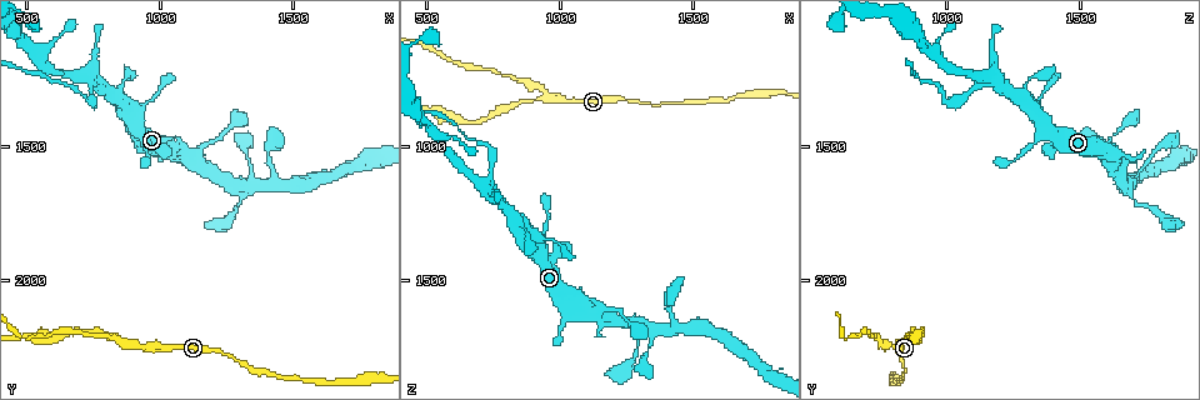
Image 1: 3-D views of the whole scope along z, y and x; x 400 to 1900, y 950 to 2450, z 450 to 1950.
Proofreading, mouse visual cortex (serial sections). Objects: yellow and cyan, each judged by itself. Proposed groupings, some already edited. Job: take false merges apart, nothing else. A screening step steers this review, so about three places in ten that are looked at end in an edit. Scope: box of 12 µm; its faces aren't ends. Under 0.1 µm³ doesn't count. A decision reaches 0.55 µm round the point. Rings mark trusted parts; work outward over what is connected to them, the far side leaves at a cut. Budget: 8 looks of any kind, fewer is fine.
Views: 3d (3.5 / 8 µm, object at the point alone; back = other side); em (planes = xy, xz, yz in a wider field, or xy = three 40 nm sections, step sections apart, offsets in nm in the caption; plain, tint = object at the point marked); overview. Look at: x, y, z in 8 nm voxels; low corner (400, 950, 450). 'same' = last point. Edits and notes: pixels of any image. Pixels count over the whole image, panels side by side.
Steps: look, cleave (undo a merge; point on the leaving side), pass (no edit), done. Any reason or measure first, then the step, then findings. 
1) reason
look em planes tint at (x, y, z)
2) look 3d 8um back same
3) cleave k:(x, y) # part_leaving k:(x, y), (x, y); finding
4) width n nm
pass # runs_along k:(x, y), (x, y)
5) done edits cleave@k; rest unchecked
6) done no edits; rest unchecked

narrows sharply
look 3d 8um at (970, 2260, 820)

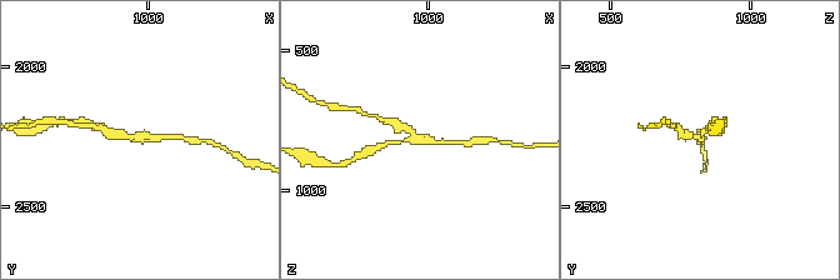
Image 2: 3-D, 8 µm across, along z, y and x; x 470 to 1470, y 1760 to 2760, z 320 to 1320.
look 3d 3.5um at (980, 2260, 820)

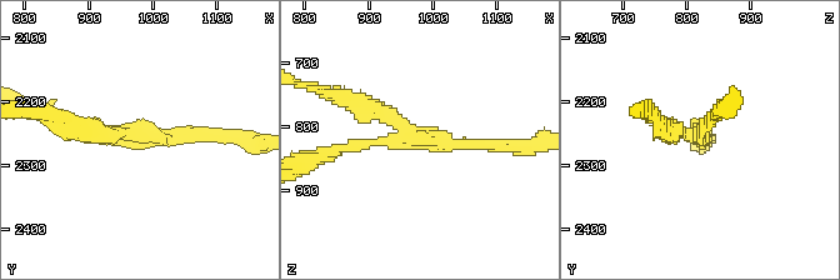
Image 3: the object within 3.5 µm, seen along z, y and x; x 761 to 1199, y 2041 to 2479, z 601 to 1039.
arm_widths 150, 150, 300 nm
cleave 3:(359, 98) # part_leaving 3:(170, 136), (116, 136), (50, 118); a second cell is stuck on

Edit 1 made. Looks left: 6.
calibre changes
look 3d 3.5um at (630, 2210, 900)

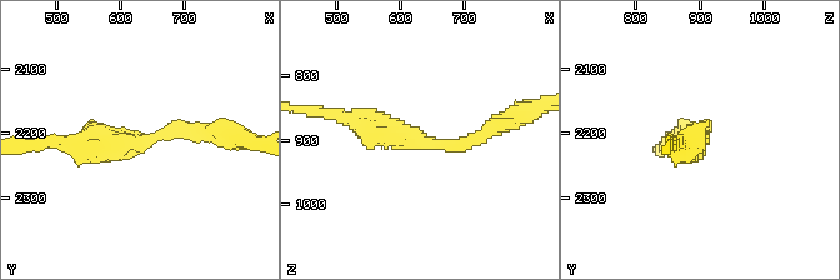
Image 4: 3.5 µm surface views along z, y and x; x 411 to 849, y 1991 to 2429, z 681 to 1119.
now the EM
look em xy step 5 plain at (625, 2215, 900)

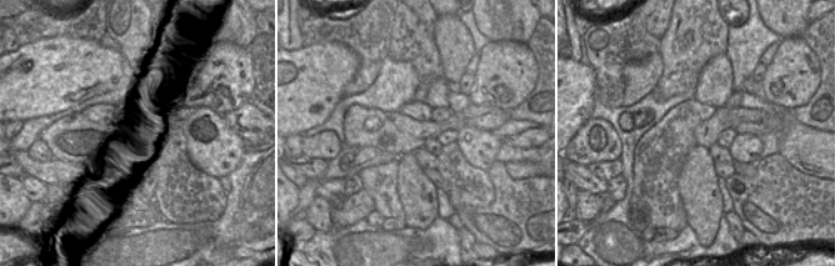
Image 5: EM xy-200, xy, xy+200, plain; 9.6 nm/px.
where the object lies
look em xy step 5 tint same

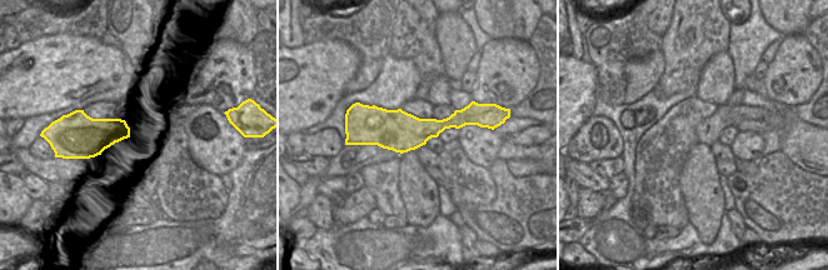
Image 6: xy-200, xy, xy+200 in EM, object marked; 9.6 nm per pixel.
width 400 nm
pass # runs_along 6:(470, 119), (435, 128), (364, 124); one cell here

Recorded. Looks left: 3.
a narrow waist
look 3d 3.5um at (740, 1230, 1170)

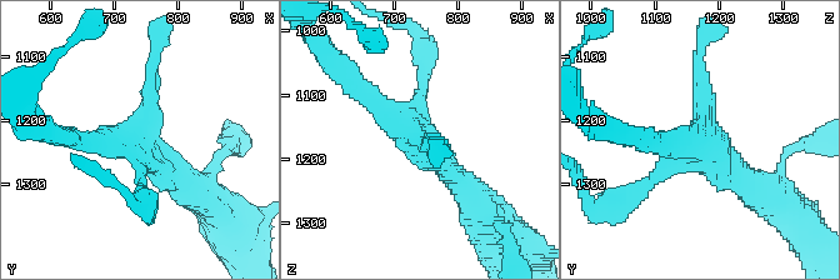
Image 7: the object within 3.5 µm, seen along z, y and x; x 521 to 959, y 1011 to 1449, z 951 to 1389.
pass # runs_along 7:(465, 193), (450, 170), (354, 80); continuous, no second cell

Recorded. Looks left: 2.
done edits cleave@3; rest unchecked

